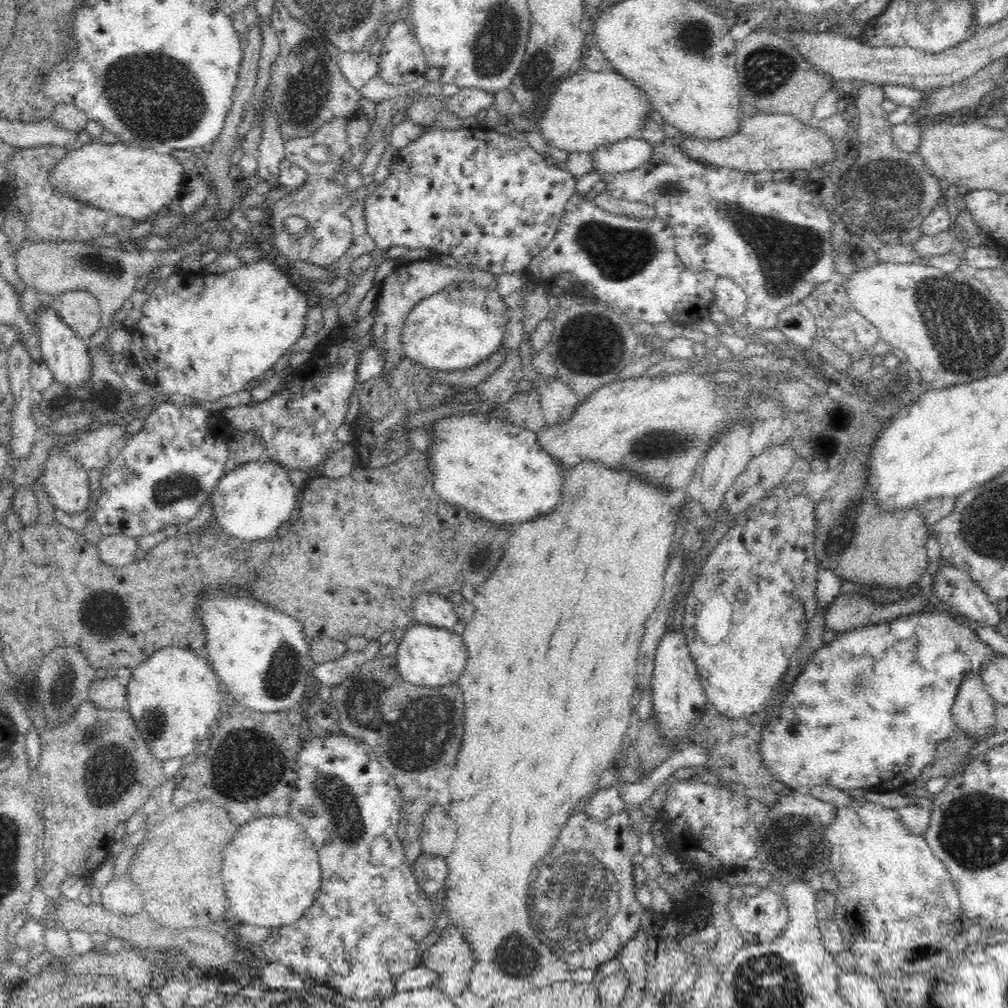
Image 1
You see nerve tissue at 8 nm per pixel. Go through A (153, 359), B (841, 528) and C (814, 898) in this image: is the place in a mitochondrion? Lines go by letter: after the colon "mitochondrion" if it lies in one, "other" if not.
A: other
B: mitochondrion
C: other

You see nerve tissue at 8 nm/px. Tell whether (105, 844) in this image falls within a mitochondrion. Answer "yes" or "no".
no

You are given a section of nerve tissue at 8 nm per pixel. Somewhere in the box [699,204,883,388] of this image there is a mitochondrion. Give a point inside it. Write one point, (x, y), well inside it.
(849, 254)

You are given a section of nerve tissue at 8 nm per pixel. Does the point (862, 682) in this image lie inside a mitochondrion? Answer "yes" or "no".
yes

